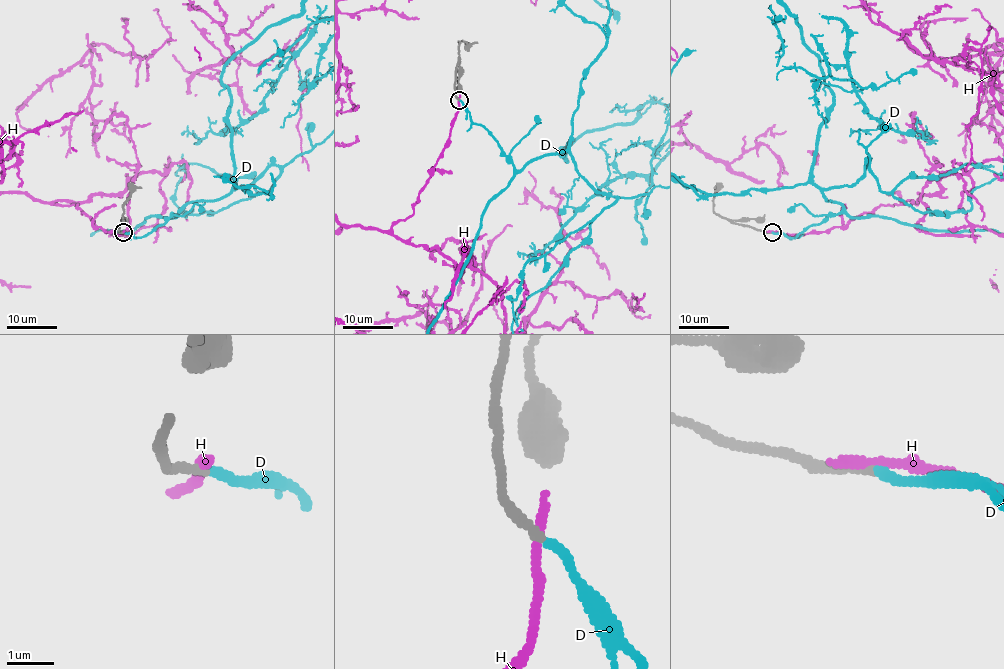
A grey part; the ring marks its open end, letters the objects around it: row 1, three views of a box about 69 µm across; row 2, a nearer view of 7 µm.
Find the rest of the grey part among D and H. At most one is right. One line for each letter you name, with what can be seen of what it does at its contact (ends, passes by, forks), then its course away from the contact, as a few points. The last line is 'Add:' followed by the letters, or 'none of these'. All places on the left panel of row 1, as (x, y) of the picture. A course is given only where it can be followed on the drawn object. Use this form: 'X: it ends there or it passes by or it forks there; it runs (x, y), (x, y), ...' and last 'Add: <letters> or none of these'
D: it ends there
Add: D

